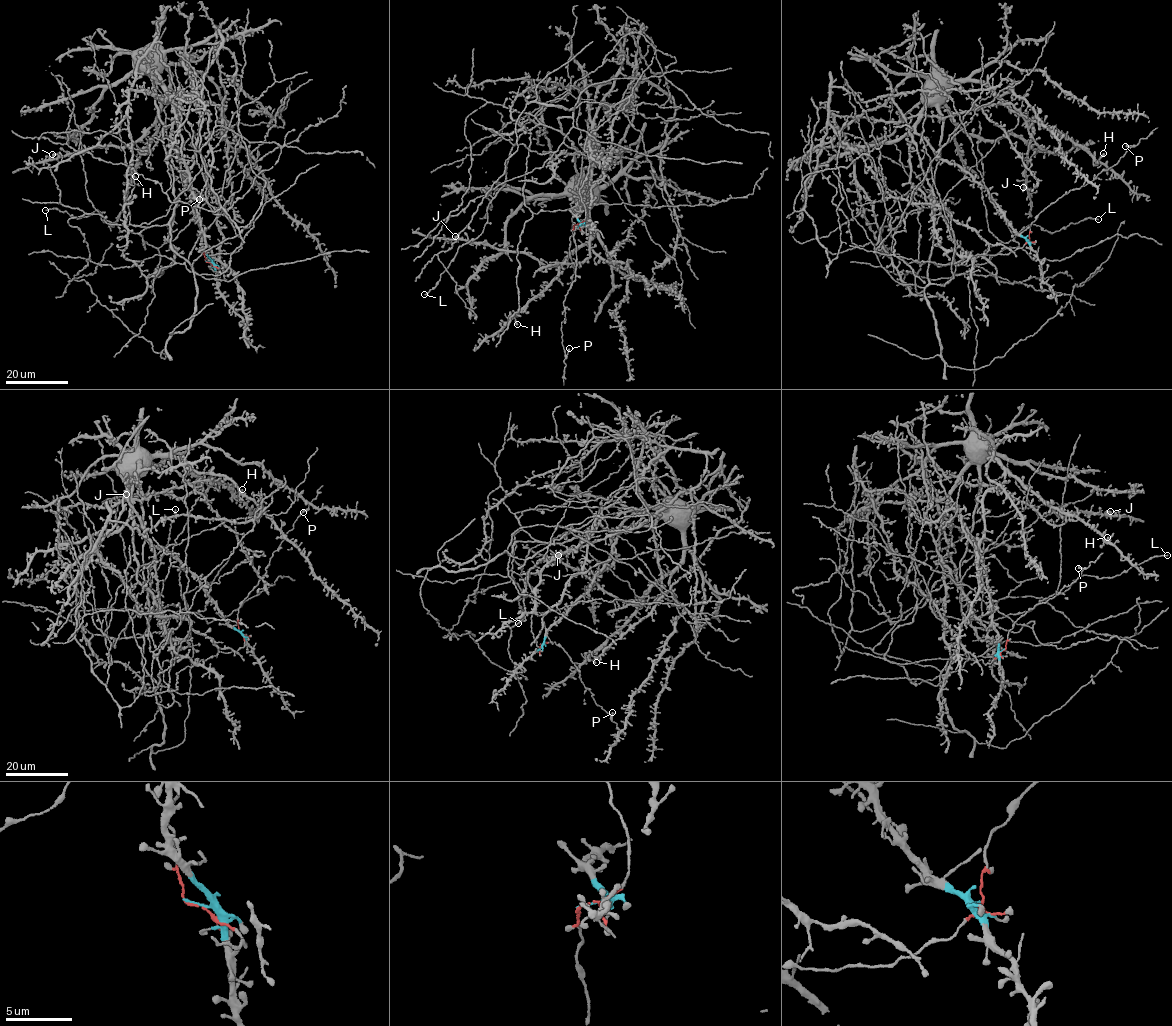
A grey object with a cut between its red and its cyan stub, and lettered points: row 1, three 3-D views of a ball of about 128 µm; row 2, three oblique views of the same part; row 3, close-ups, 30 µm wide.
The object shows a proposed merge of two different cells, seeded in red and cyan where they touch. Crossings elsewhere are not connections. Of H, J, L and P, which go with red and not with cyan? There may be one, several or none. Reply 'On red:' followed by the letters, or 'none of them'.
On red: P

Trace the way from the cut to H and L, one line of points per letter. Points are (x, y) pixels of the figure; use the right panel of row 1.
H: (1028, 240), (989, 192), (916, 132), (923, 106), (955, 83), (980, 82), (1097, 160), (1103, 153)
L: (1028, 240), (1003, 212), (1019, 244), (985, 263), (938, 266), (977, 257), (1031, 224), (1051, 233), (1098, 219)

